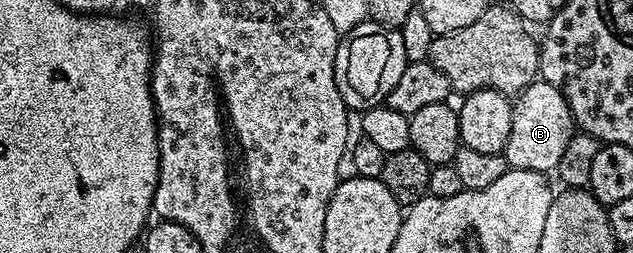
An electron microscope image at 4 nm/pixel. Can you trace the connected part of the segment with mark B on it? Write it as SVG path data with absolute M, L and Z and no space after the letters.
M539 79L531 81L515 98L512 106L510 139L506 139L504 158L509 169L529 169L548 175L557 168L566 143L574 136L572 112L558 87Z

